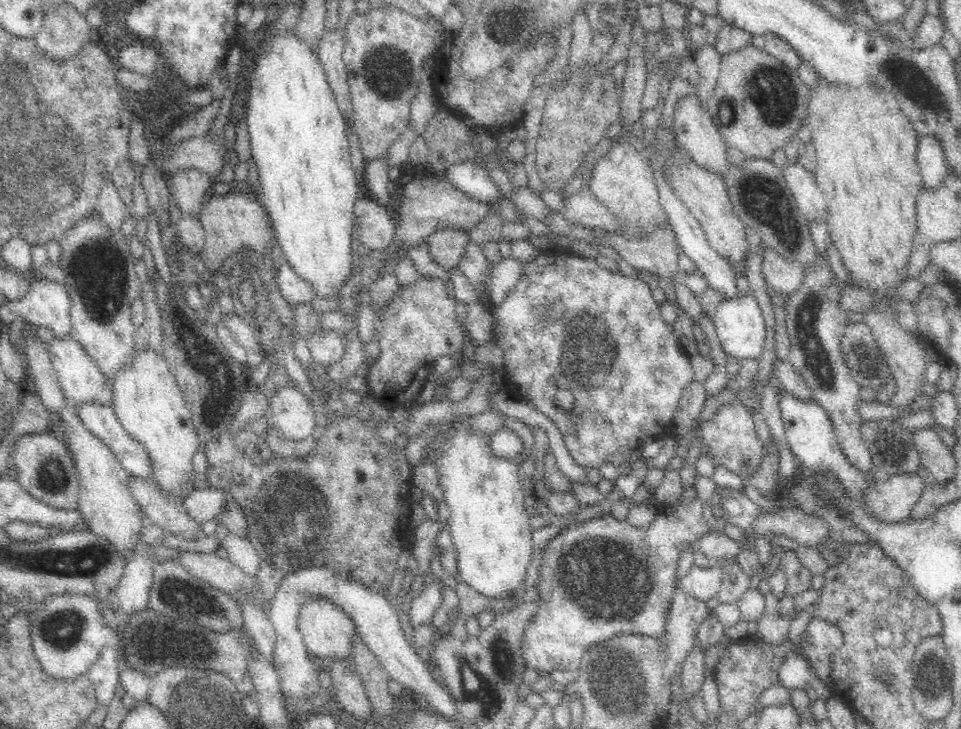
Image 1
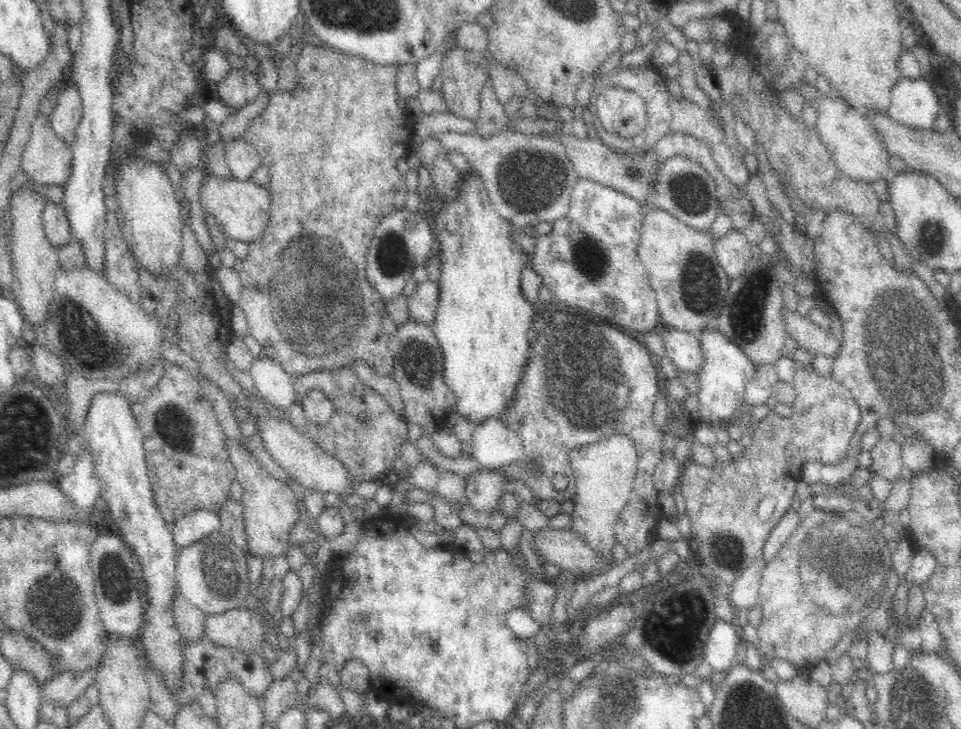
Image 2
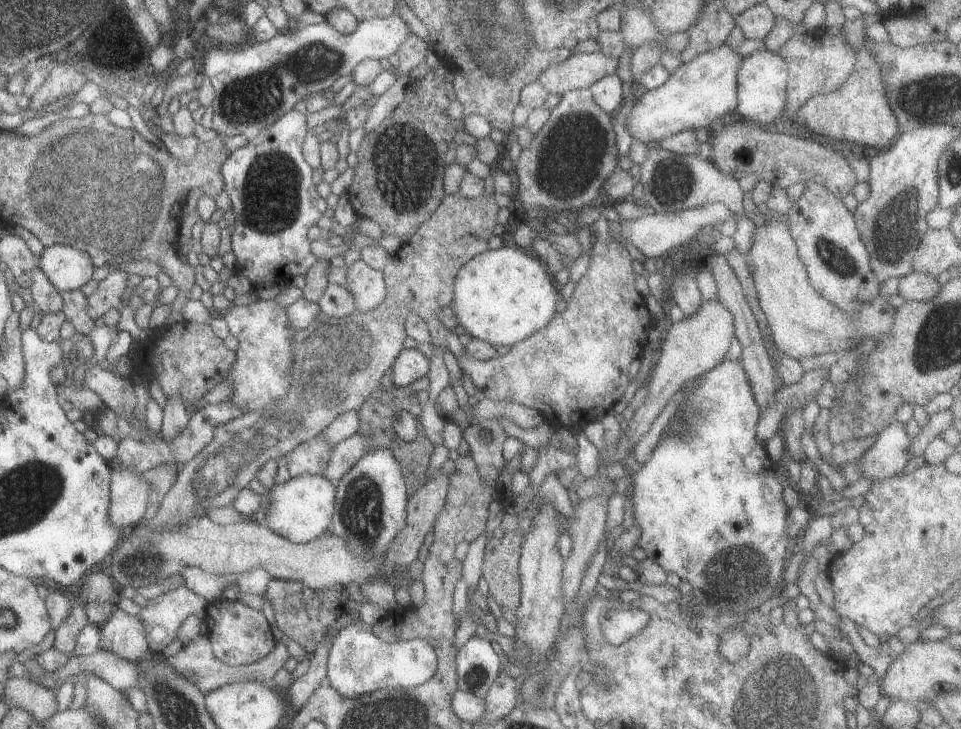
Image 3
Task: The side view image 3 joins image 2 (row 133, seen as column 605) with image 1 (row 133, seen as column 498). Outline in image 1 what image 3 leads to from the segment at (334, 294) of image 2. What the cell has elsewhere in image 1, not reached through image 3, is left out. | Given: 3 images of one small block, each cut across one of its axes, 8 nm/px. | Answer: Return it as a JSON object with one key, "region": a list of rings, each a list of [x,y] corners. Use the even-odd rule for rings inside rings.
{"region":[[[392,5],[378,6],[365,15],[357,14],[346,25],[344,65],[348,73],[347,83],[352,103],[351,118],[363,160],[373,161],[384,157],[390,145],[398,140],[404,129],[411,124],[411,104],[425,78],[425,57],[440,49],[436,39],[436,32],[440,27],[441,21],[434,17],[422,21],[412,13]]]}

